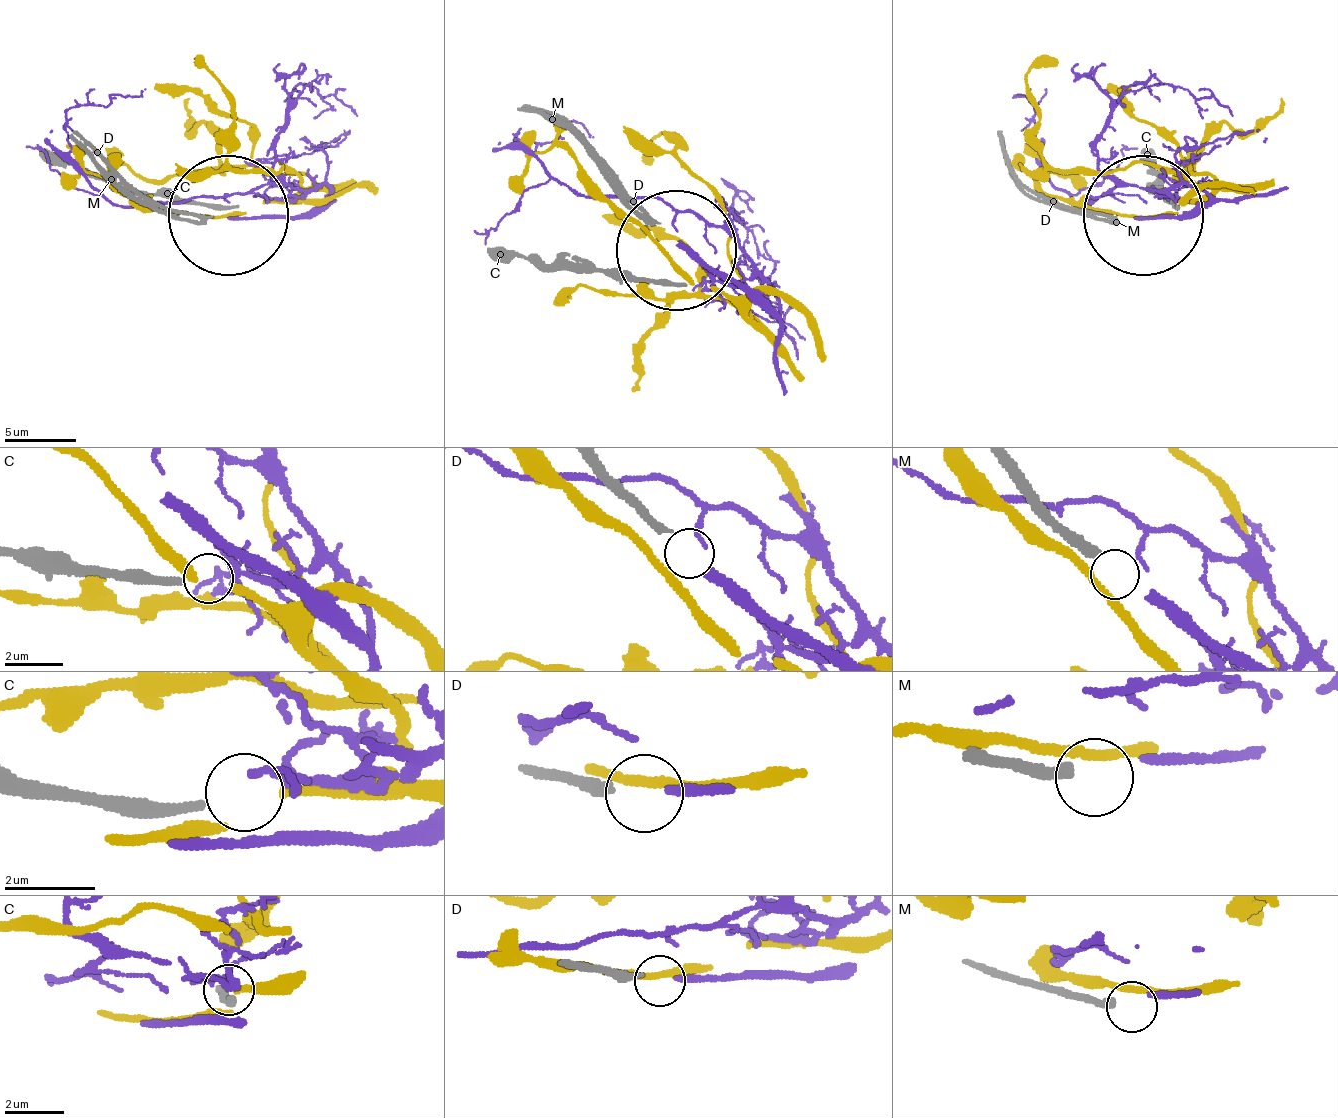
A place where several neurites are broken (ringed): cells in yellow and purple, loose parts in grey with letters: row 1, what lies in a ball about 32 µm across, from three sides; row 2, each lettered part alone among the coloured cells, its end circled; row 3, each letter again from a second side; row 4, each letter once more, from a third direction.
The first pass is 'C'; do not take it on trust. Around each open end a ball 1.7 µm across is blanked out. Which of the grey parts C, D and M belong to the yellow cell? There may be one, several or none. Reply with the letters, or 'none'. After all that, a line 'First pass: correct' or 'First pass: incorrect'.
C
First pass: correct

